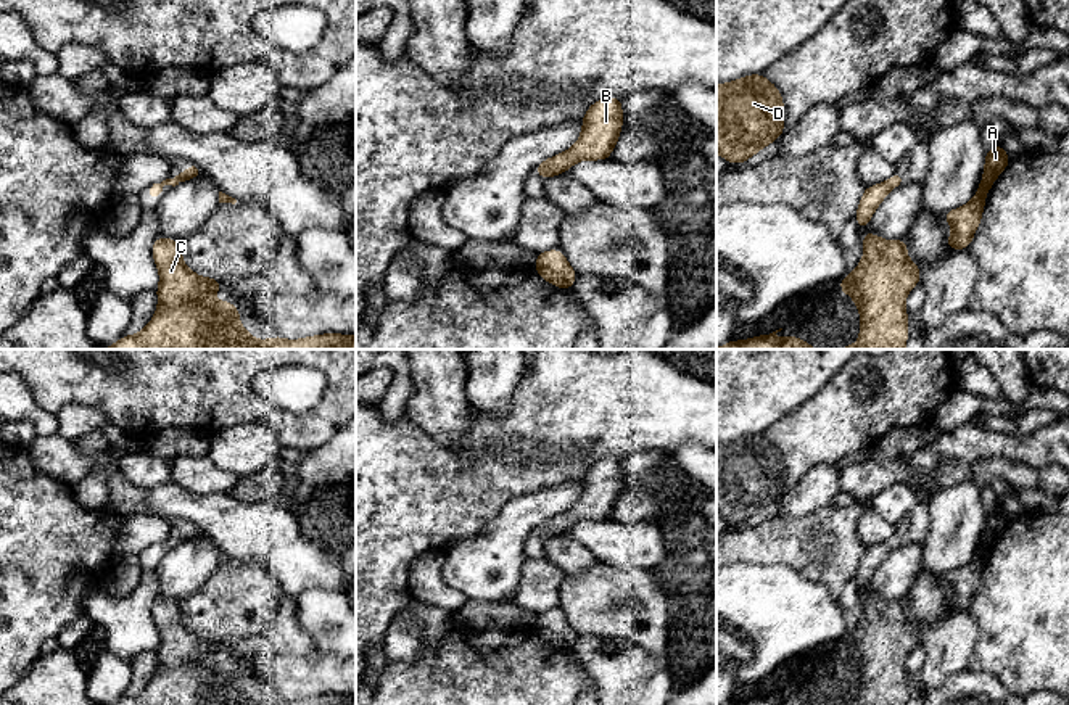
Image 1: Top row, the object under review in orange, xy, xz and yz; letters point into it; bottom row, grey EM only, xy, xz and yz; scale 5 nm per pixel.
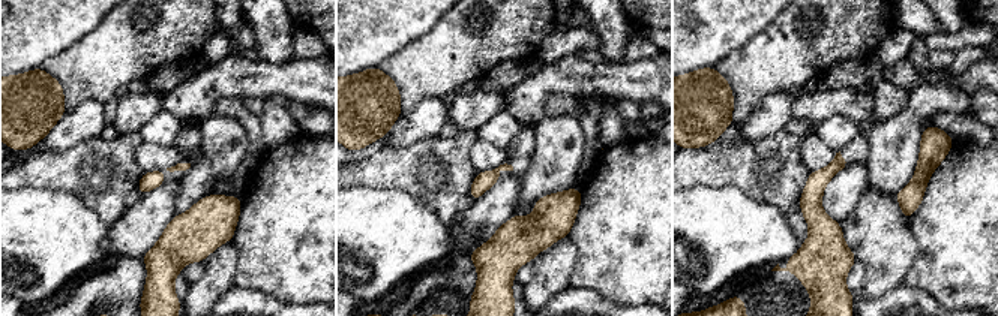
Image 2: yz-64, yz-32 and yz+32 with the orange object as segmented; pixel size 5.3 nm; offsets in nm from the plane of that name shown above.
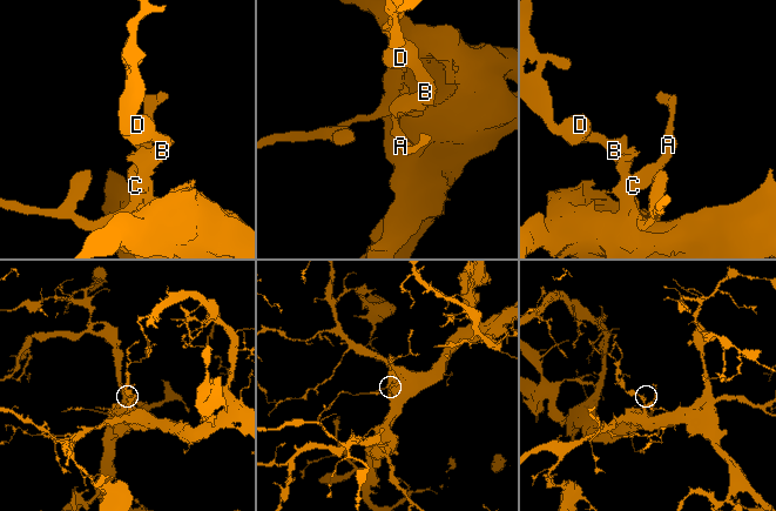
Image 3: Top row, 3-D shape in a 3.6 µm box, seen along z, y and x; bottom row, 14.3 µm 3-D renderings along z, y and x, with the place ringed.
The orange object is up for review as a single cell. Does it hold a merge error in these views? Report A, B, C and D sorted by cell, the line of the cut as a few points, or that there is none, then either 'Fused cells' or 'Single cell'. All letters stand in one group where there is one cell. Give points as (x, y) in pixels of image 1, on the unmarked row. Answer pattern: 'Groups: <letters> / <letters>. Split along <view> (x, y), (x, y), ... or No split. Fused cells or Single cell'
Groups: A B C D. No split. Single cell

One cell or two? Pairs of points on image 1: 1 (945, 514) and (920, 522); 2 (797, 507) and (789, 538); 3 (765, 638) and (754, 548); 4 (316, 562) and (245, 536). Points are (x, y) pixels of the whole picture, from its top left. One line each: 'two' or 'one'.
1: two
2: two
3: two
4: one

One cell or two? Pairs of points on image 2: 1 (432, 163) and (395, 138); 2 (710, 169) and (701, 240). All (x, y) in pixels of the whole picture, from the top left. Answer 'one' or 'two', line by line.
1: two
2: two

